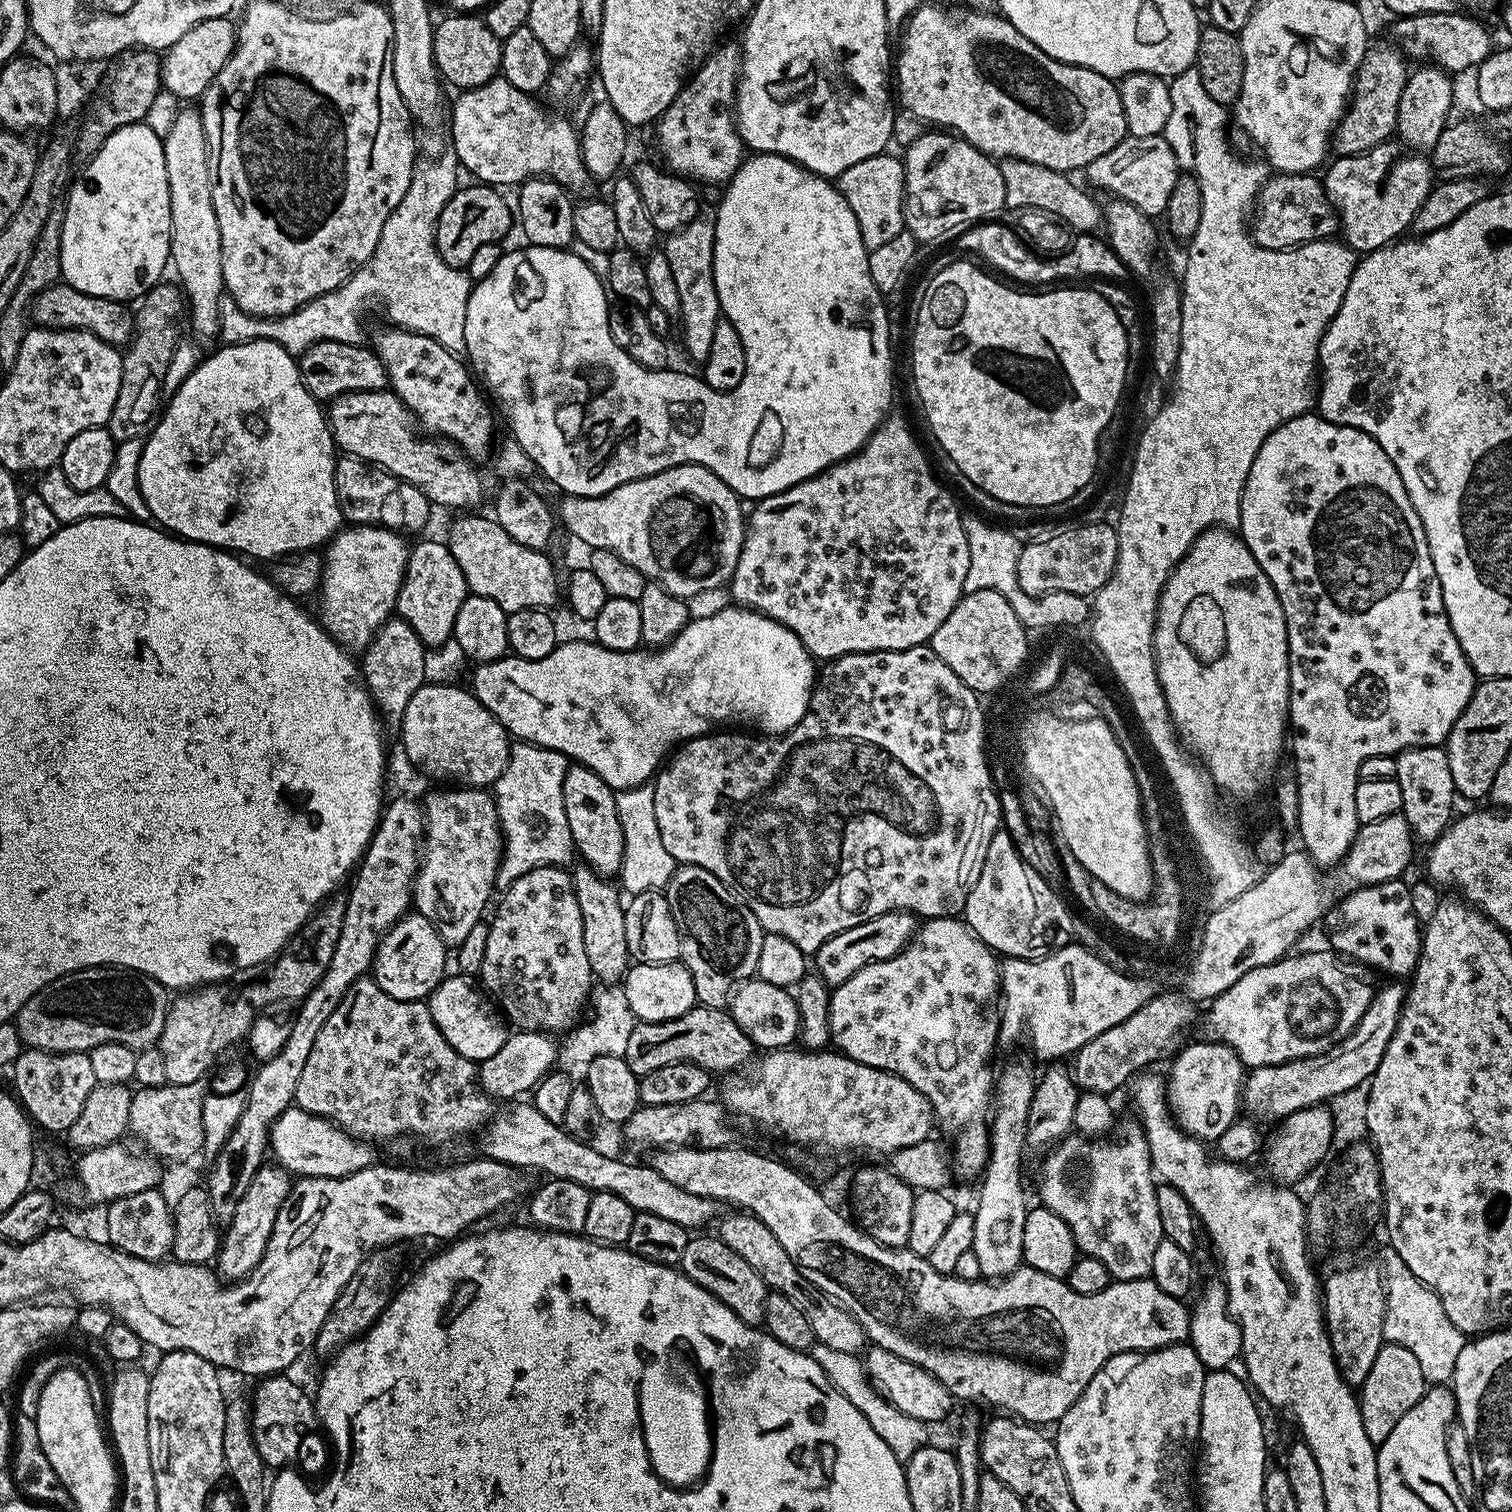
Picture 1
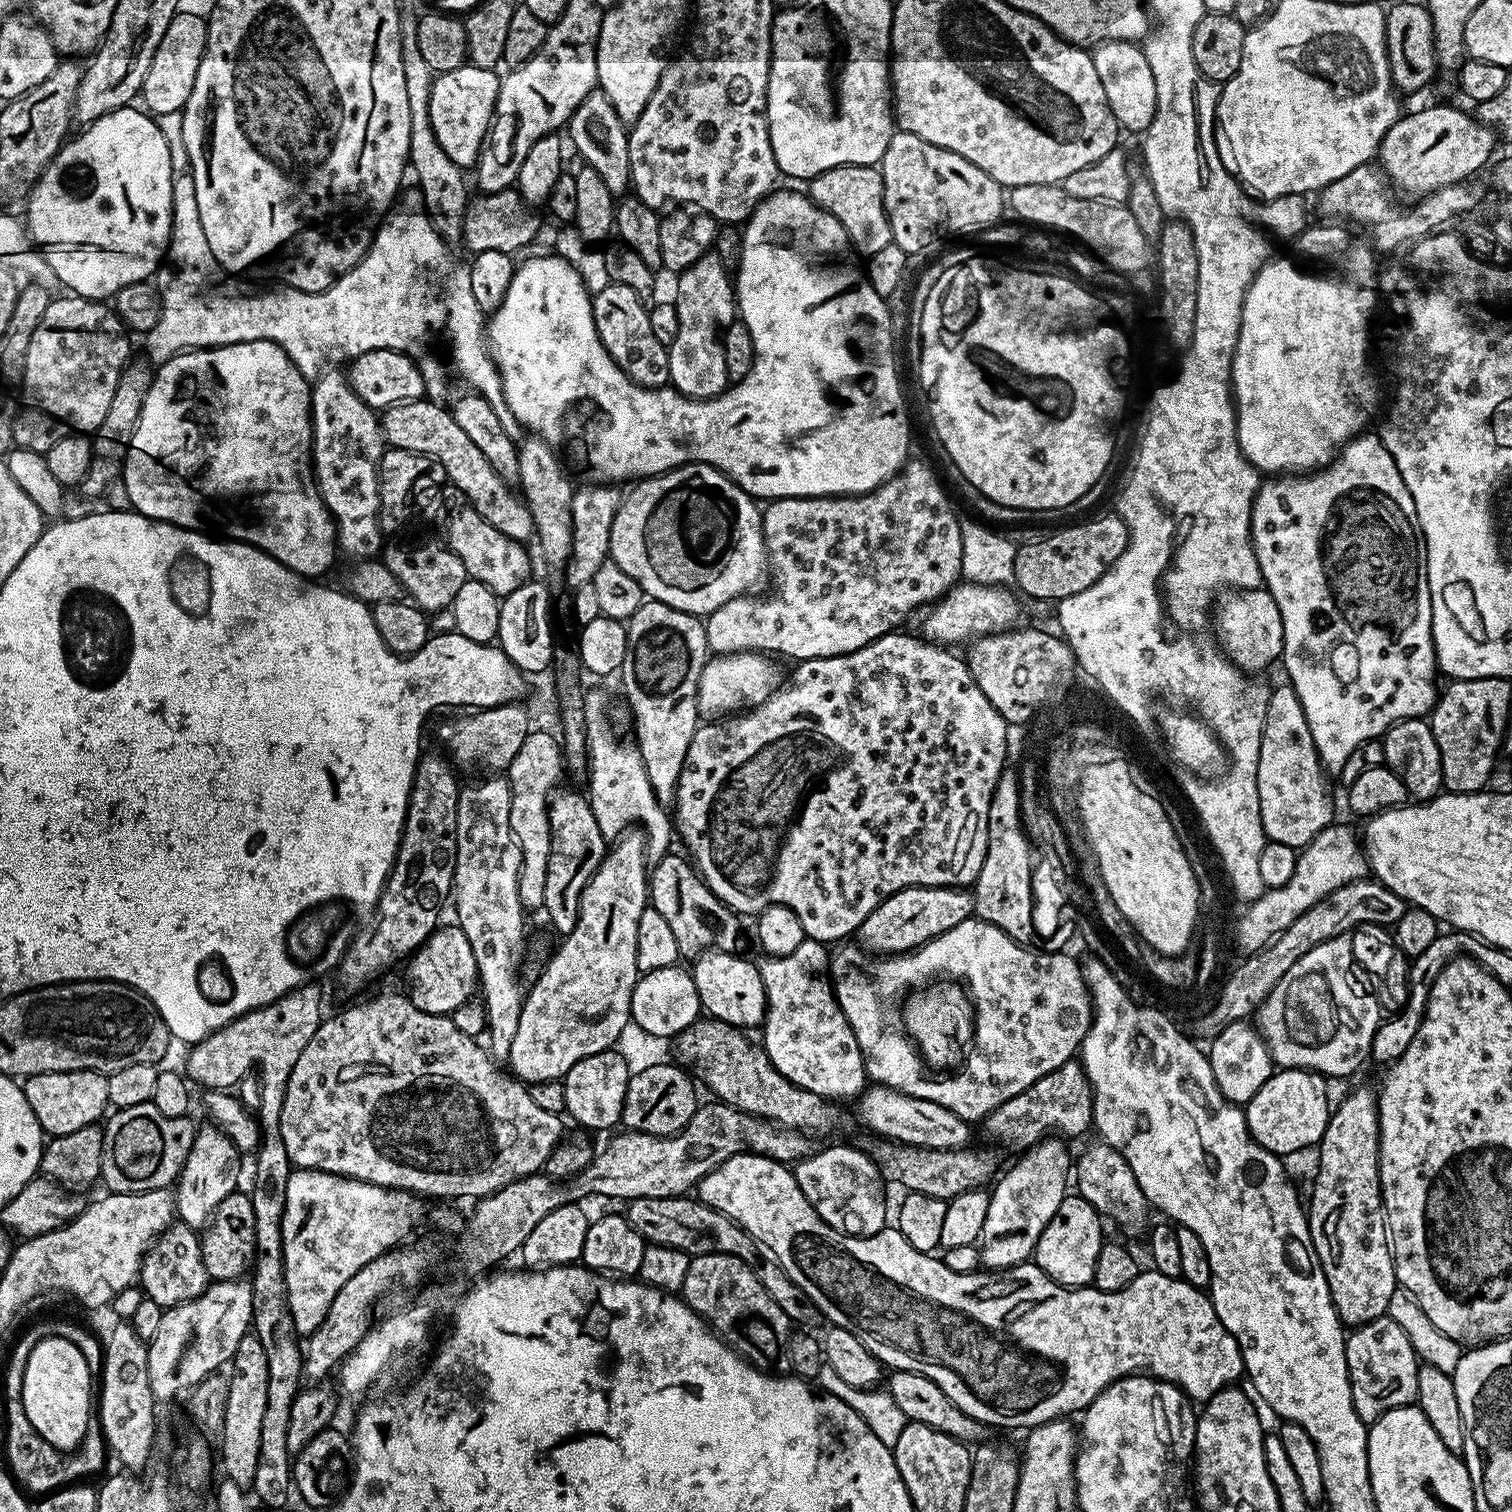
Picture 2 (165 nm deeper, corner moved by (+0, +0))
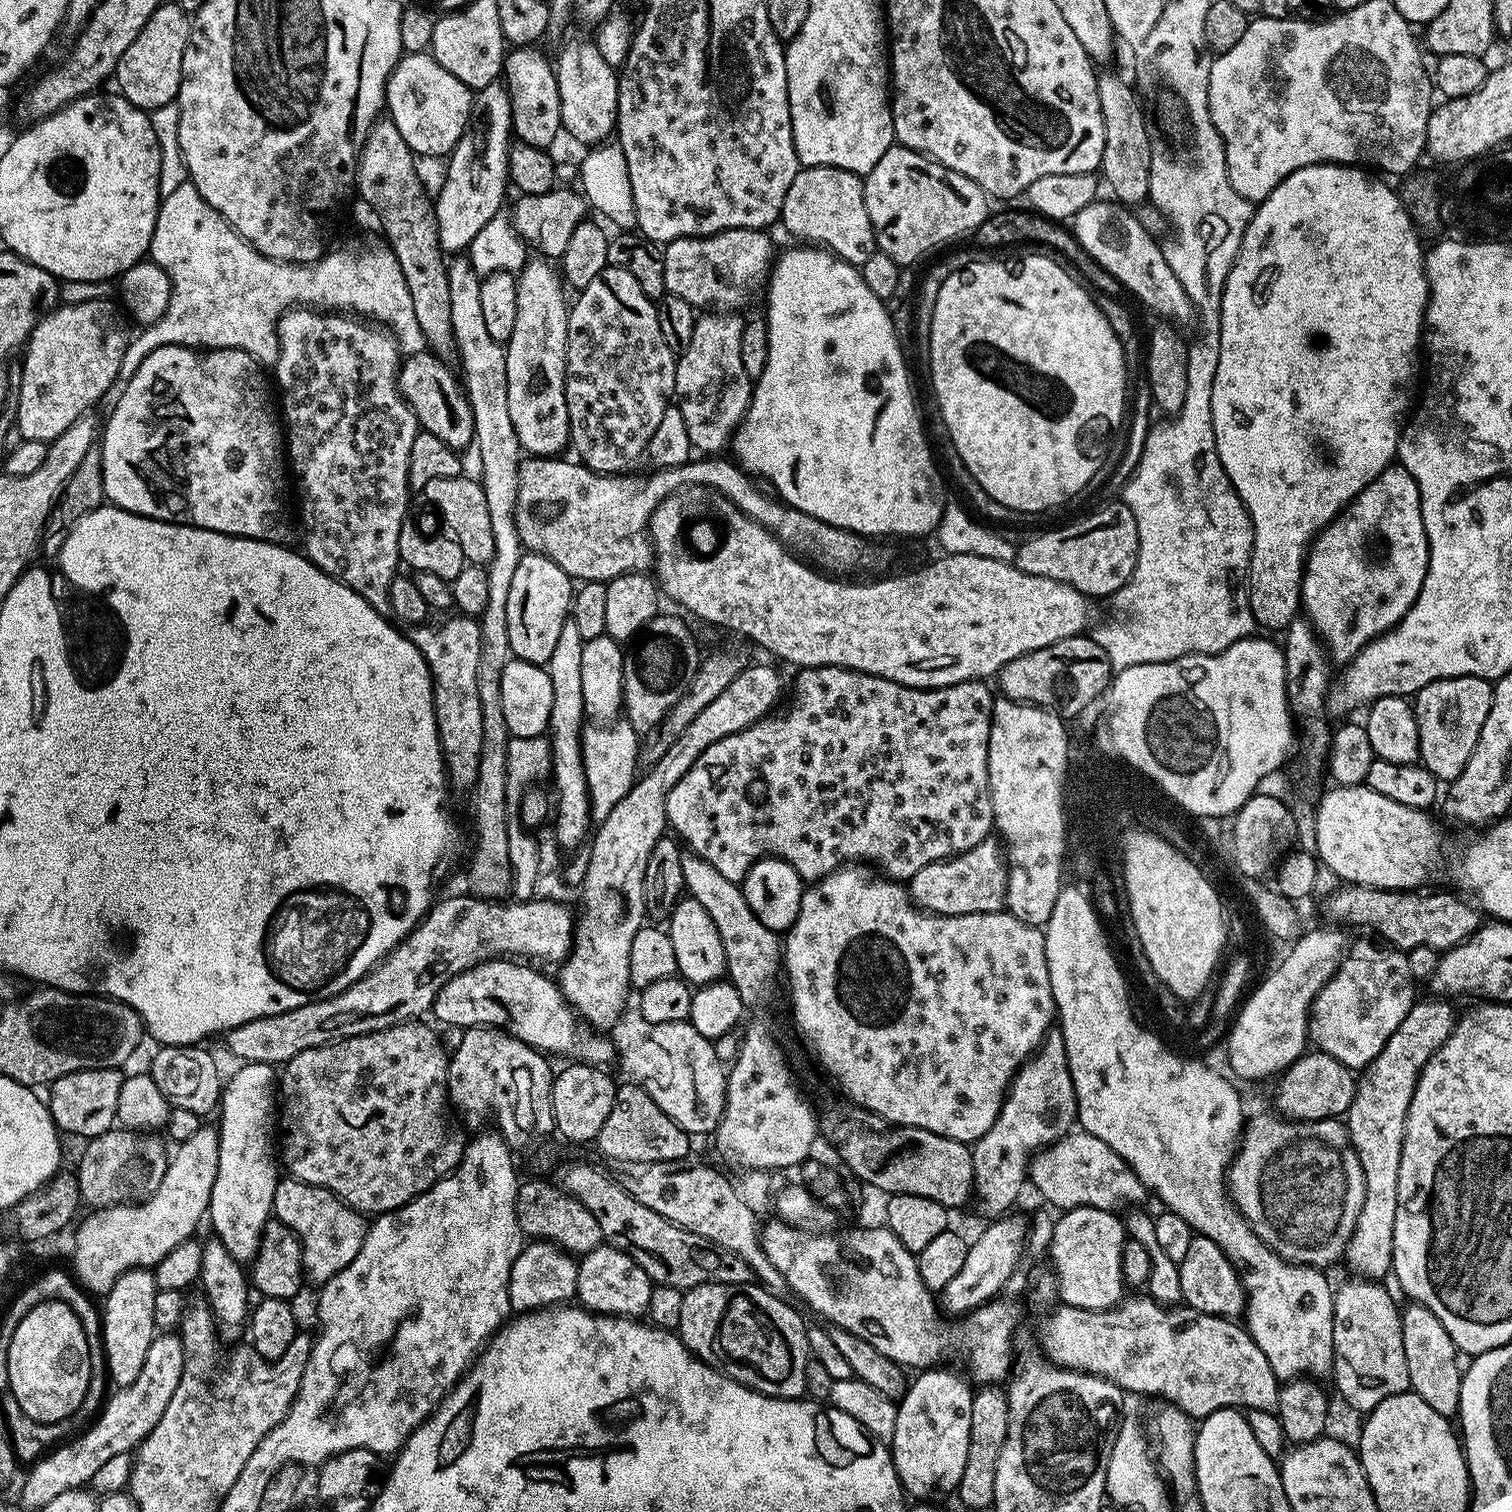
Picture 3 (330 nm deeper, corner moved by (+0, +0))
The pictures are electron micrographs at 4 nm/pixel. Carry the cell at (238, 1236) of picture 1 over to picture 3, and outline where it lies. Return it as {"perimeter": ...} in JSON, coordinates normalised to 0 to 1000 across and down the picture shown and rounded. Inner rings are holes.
{"perimeter":[[[104,882],[99,888],[99,893],[97,893],[97,901],[94,901],[94,906],[91,908],[91,911],[86,914],[86,917],[75,920],[71,924],[70,928],[67,931],[64,937],[52,948],[50,951],[46,952],[40,956],[39,958],[35,958],[31,963],[27,963],[26,966],[21,969],[19,977],[16,979],[16,982],[13,984],[13,992],[12,995],[14,998],[21,997],[26,999],[30,996],[30,993],[36,993],[38,988],[46,987],[50,984],[55,985],[60,982],[62,974],[67,971],[72,964],[75,964],[75,962],[81,960],[87,961],[93,957],[93,954],[104,943],[104,938],[107,938],[107,935],[110,933],[110,929],[112,927],[112,924],[115,922],[115,919],[118,917],[118,914],[120,911],[122,905],[122,888],[119,887],[118,883],[108,884]]]}

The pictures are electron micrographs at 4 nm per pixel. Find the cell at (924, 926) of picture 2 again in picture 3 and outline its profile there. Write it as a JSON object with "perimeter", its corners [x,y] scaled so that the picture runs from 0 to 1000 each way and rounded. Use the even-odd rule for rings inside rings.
{"perimeter":[[[661,555],[647,557],[640,563],[628,569],[618,569],[600,583],[601,592],[606,601],[617,606],[636,606],[636,604],[655,604],[665,603],[667,573]]]}

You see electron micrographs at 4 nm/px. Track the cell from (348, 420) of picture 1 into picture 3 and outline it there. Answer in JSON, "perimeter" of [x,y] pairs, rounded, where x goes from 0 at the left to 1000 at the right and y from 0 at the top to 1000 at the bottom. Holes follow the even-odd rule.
{"perimeter":[[[468,302],[466,303],[460,303],[463,304],[456,304],[453,307],[448,309],[433,310],[431,315],[418,315],[419,313],[397,313],[392,312],[392,310],[388,309],[385,306],[380,306],[378,307],[376,304],[370,304],[373,303],[347,303],[344,305],[344,323],[341,327],[341,348],[342,353],[344,354],[345,360],[349,365],[356,365],[362,366],[366,369],[372,369],[372,372],[374,376],[377,377],[379,383],[384,385],[389,386],[390,384],[396,384],[397,386],[401,386],[407,382],[410,382],[414,378],[426,378],[428,378],[433,370],[433,366],[431,363],[431,358],[429,355],[429,350],[431,346],[433,337],[437,334],[440,329],[444,325],[447,325],[450,322],[458,322],[459,321],[464,321],[468,322],[471,317],[468,317],[468,315],[466,315],[466,312],[468,312],[468,310],[471,310],[471,307],[474,307],[476,302]]]}

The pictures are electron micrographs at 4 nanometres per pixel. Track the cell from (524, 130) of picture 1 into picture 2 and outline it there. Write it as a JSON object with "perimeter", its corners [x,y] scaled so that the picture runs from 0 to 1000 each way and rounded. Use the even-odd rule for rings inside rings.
{"perimeter":[[[308,41],[305,45],[290,48],[286,54],[284,83],[287,86],[287,91],[290,91],[290,95],[292,99],[295,99],[298,107],[304,111],[312,112],[318,105],[317,100],[320,98],[325,76],[329,74],[328,65],[331,51],[328,49],[325,45],[317,45]]]}

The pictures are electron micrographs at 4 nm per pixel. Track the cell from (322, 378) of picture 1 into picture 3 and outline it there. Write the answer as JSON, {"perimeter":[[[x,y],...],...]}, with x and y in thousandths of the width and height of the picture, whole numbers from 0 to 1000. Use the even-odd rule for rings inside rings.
{"perimeter":[[[283,231],[272,233],[265,240],[262,247],[262,256],[265,257],[267,265],[272,270],[276,281],[280,285],[292,290],[298,296],[306,298],[313,291],[312,269],[310,267],[310,263],[302,247],[301,249],[291,238],[293,237],[290,235]]]}

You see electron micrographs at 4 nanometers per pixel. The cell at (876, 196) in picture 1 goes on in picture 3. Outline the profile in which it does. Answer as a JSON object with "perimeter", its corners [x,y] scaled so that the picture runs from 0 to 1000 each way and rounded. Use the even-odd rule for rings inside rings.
{"perimeter":[[[530,110],[520,128],[516,142],[519,152],[522,155],[527,156],[529,158],[527,159],[534,160],[537,163],[544,163],[547,166],[553,167],[556,171],[560,172],[562,175],[571,175],[573,171],[575,171],[581,166],[575,142],[573,142],[571,120],[567,114],[560,114],[556,111]]]}

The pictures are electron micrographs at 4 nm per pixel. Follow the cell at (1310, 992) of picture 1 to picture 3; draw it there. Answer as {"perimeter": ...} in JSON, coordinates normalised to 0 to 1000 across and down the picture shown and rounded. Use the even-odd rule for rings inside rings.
{"perimeter":[[[918,628],[916,632],[890,632],[880,649],[877,649],[877,652],[874,652],[873,657],[868,661],[868,669],[865,671],[865,687],[872,695],[885,700],[885,702],[890,706],[901,708],[906,702],[911,700],[919,684],[927,679],[927,673],[930,673],[937,661],[937,653],[938,649],[933,644],[933,636],[928,629]]]}

